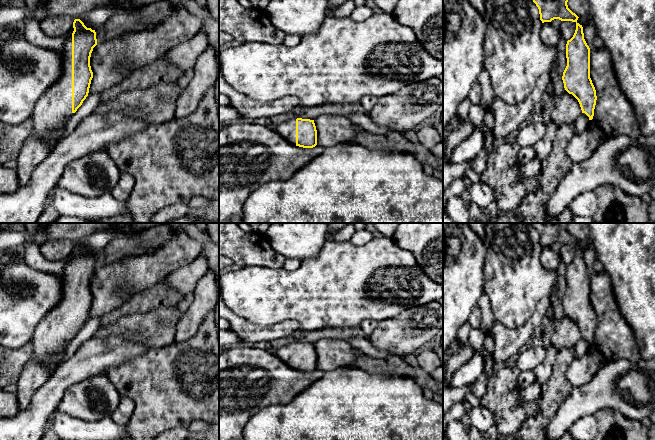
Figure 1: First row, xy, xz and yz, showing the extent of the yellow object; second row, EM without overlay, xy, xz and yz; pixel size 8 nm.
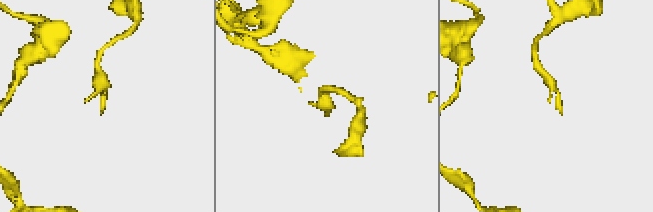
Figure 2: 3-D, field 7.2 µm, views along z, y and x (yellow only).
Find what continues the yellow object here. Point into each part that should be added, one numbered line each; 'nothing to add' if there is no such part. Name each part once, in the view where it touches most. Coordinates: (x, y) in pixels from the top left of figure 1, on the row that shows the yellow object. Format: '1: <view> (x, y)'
1: xy (53, 109)

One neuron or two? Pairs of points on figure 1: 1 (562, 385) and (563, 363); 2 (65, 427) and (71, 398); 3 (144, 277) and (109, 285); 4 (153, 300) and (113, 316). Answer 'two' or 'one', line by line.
1: one
2: two
3: one
4: one

